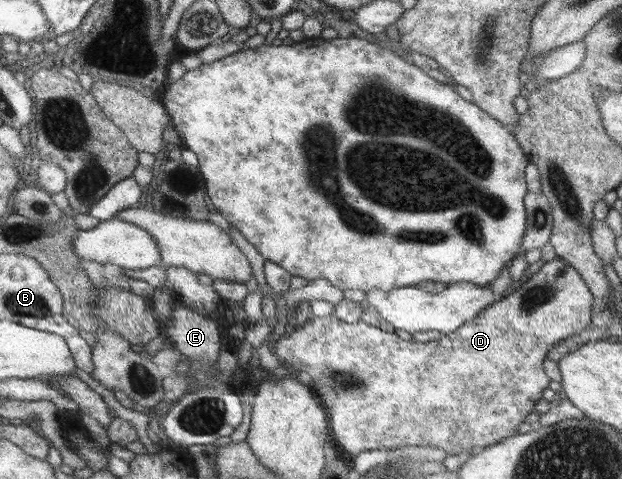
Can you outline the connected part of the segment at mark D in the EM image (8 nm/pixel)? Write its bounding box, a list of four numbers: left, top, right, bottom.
[271,258,593,460]

